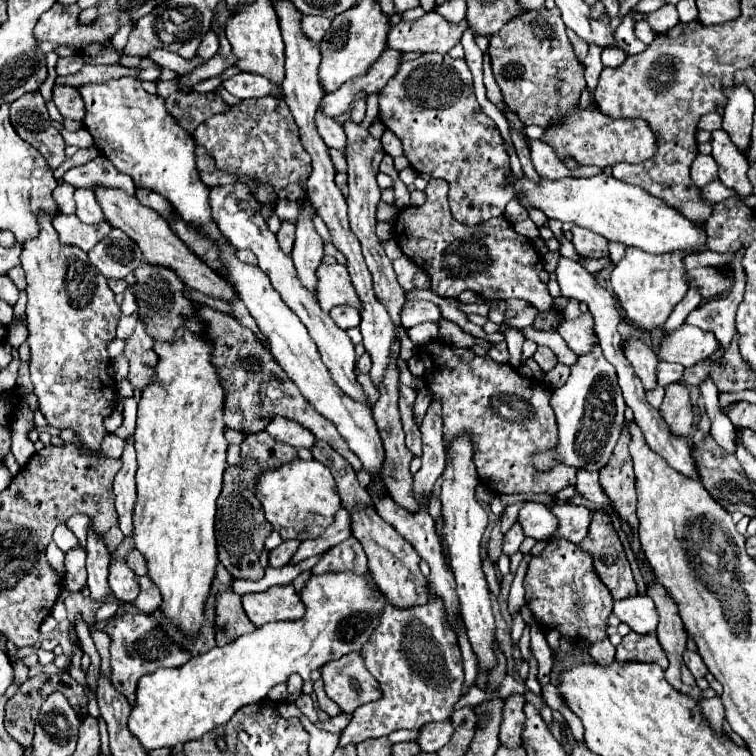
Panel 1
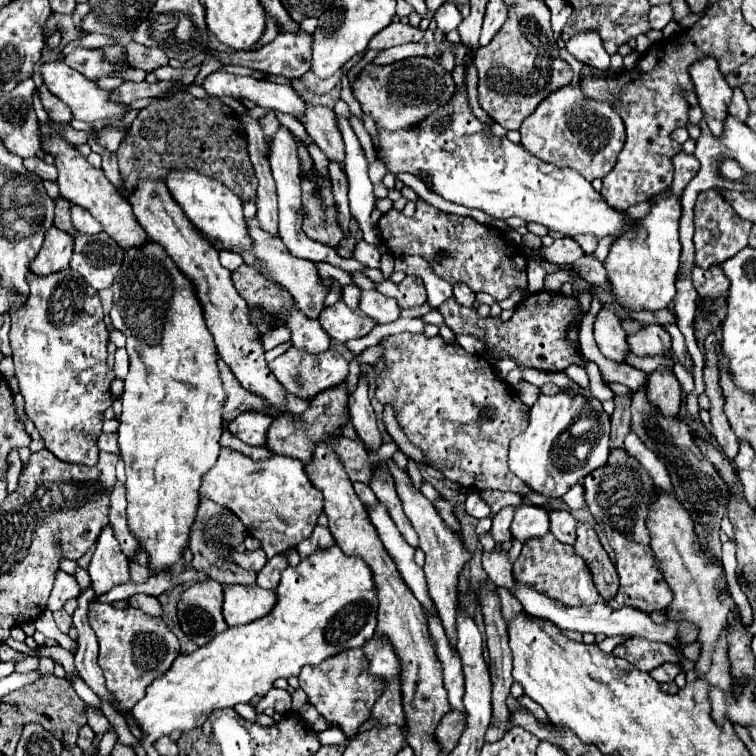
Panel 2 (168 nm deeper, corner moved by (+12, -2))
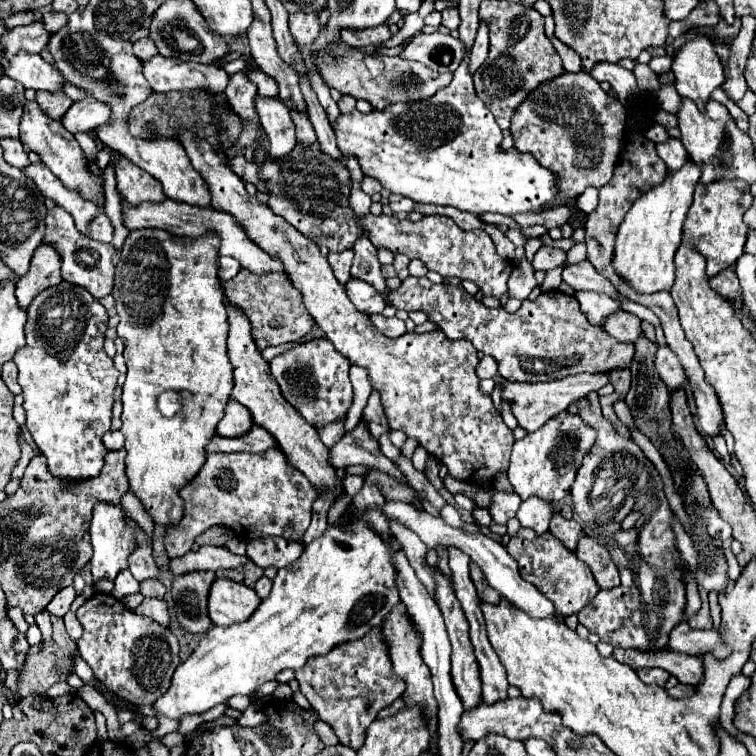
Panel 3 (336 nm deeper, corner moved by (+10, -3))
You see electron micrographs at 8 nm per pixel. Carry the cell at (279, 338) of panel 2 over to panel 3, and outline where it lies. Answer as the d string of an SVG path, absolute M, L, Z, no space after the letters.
M164 200L162 204L142 204L142 206L130 206L128 202L124 202L122 204L122 220L128 230L162 228L162 230L166 230L174 236L182 236L182 238L202 238L202 236L214 232L220 238L220 248L218 248L220 256L236 258L242 268L246 268L252 274L258 274L258 276L270 274L270 272L278 272L278 274L286 276L282 260L278 256L268 254L254 240L250 240L246 230L228 212L218 212L214 208L194 208L190 204L178 204L174 200Z

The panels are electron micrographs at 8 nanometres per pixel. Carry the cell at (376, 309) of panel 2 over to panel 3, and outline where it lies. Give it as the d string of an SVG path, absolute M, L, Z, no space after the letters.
M364 280L346 282L346 292L350 302L364 314L378 314L386 308L386 300L382 298L382 294Z

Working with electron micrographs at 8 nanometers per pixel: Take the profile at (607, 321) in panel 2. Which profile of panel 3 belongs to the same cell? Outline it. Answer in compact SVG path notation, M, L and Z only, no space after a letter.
M576 292L574 296L578 298L580 308L582 308L582 312L586 314L586 318L590 320L590 324L600 326L600 328L604 326L604 320L606 320L610 314L614 314L614 312L620 310L618 302L612 300L612 298L606 296L606 294L596 294L596 292Z

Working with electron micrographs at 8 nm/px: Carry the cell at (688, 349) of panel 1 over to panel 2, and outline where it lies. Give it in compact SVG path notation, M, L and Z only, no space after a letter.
M646 325L640 331L626 335L628 347L634 355L646 357L646 355L664 355L670 351L670 335L660 325Z

